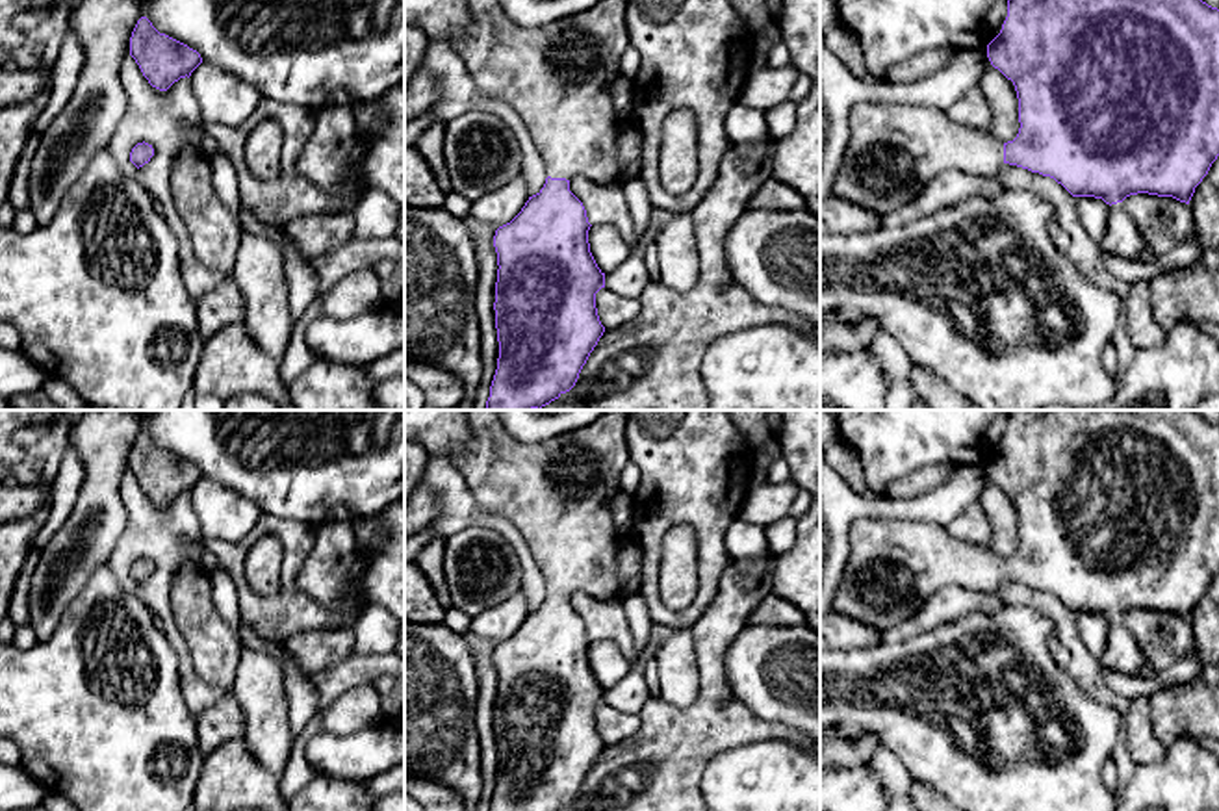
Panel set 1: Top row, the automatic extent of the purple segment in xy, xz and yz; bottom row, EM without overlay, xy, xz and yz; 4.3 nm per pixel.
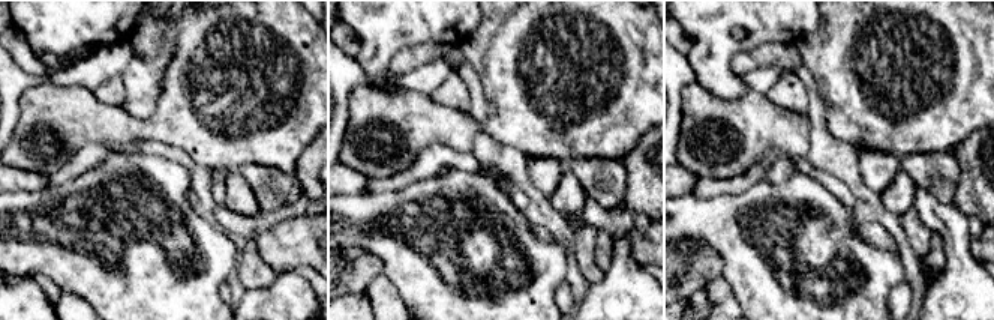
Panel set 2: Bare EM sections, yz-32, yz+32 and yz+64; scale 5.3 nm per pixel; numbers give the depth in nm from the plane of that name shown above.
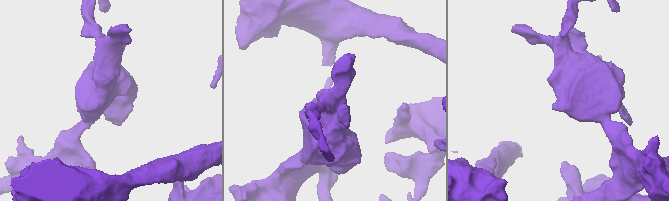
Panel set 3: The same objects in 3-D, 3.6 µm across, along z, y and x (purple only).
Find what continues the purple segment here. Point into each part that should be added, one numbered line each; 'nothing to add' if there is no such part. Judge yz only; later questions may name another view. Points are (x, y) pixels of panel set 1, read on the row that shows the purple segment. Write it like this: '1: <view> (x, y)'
1: yz (895, 149)

